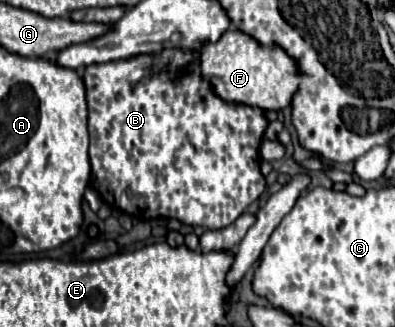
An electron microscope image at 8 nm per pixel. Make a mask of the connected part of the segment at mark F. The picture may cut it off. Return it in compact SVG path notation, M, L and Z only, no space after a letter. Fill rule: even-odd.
M237 27L227 29L223 33L223 39L219 39L219 43L207 43L207 47L201 47L201 71L203 71L203 79L207 79L213 87L215 93L225 99L225 101L233 101L233 103L251 103L253 107L259 109L285 109L291 105L293 95L297 93L297 83L301 79L301 71L297 67L297 61L285 53L283 47L279 45L261 45L257 43L251 35L239 31Z

